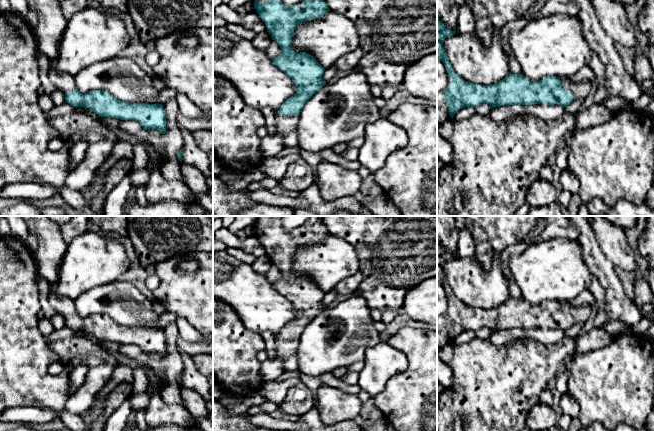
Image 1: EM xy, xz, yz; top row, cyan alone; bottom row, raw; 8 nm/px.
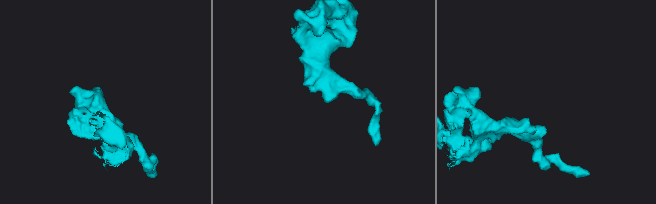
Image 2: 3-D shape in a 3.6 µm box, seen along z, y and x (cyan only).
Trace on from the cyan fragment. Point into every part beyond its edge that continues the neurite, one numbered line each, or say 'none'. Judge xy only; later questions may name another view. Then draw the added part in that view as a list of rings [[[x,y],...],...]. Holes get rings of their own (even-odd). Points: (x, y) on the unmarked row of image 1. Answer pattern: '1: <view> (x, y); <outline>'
1: xy (63, 305); [[[49,292],[48,301],[53,307],[53,309],[64,317],[71,316],[77,313],[75,309],[74,300],[70,299],[67,296],[61,296]]]

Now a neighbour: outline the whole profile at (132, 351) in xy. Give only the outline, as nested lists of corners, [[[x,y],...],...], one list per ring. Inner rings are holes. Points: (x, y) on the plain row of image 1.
[[[122,344],[118,352],[123,356],[132,359],[136,359],[139,355],[143,353],[142,349],[135,344]]]

